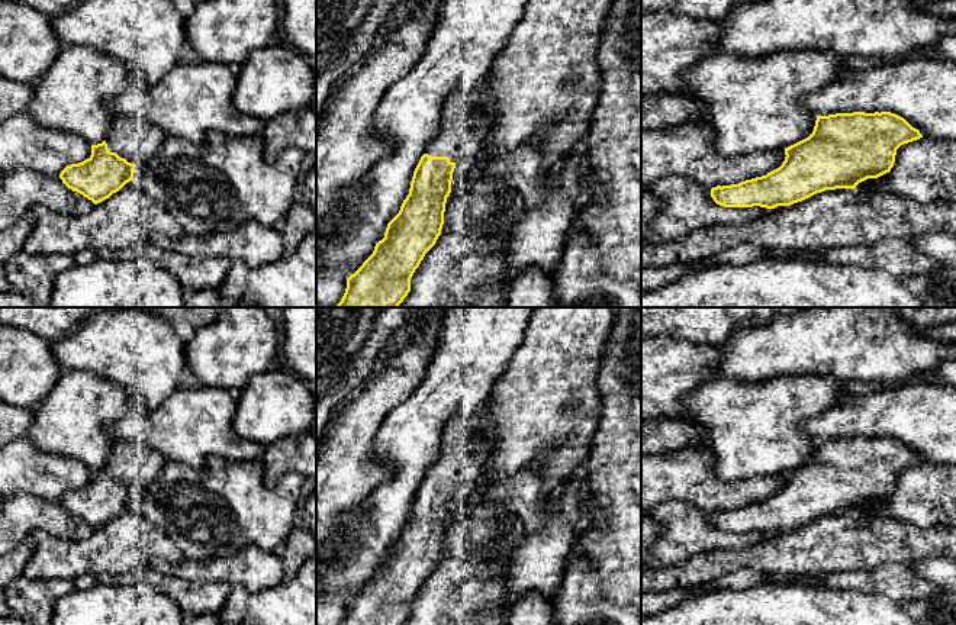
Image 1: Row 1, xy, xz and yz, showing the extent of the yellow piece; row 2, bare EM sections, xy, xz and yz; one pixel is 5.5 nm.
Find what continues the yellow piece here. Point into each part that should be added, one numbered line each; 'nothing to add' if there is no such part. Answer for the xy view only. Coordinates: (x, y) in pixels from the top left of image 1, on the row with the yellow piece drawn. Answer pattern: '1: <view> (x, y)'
1: xy (131, 137)

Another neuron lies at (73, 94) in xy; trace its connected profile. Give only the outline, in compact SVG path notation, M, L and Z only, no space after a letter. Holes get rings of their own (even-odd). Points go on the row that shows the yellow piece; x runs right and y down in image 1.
M62 46L55 61L33 84L26 113L39 125L73 132L97 145L112 131L107 103L131 88L132 70L91 46Z

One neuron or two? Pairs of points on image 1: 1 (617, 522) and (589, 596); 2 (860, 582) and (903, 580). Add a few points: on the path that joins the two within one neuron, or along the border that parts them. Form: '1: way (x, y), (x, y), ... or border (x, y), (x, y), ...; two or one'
1: way (617, 541), (617, 569), (608, 577); one
2: way (871, 582), (892, 580); one

